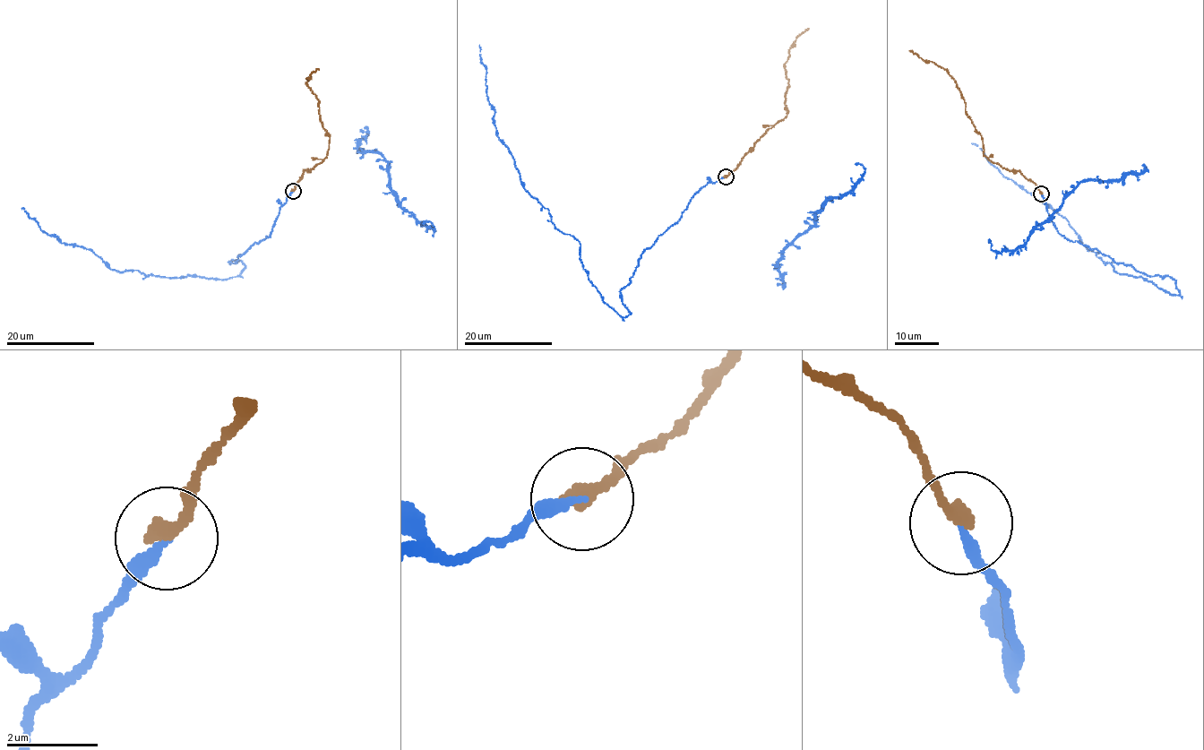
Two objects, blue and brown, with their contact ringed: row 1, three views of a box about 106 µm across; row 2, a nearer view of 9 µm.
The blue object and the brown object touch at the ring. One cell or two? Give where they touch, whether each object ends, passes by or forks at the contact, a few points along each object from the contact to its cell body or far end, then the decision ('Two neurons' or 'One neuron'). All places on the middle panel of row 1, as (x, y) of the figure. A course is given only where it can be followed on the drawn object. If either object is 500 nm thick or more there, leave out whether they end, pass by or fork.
Place: (726, 176). At the ring blue ends. At the ring brown ends. Course of blue: (726, 176), (643, 251), (620, 291), (630, 313), (619, 315), (499, 138), (479, 45). Course of brown: (726, 176), (754, 142), (786, 116), (785, 95), (789, 85), (785, 64), (793, 42), (809, 28). One neuron

